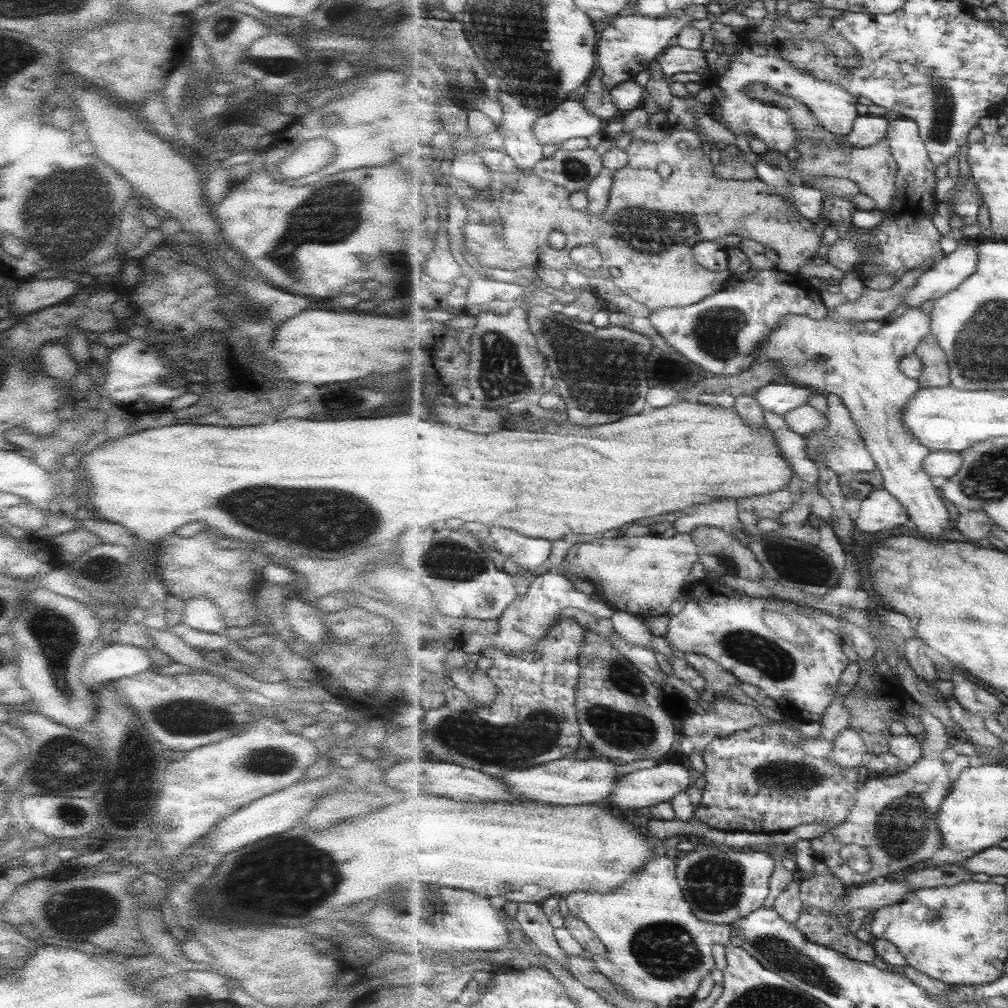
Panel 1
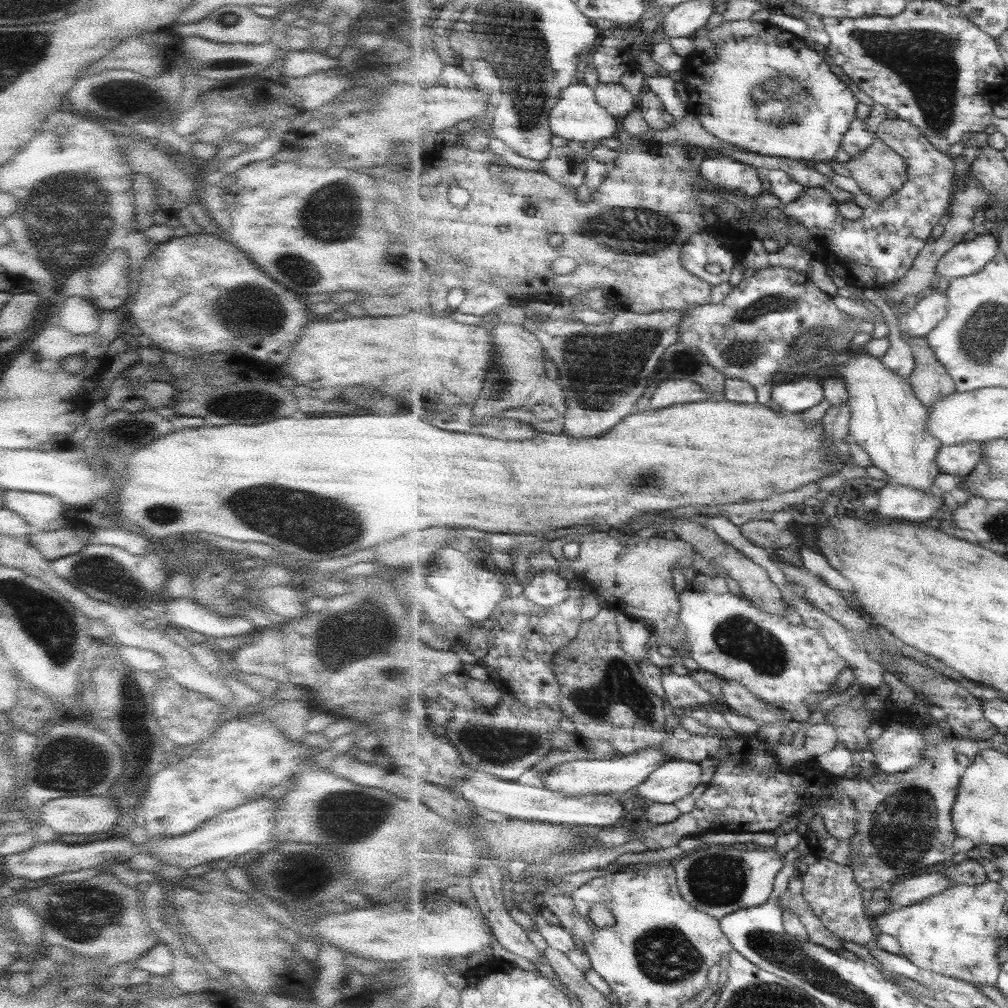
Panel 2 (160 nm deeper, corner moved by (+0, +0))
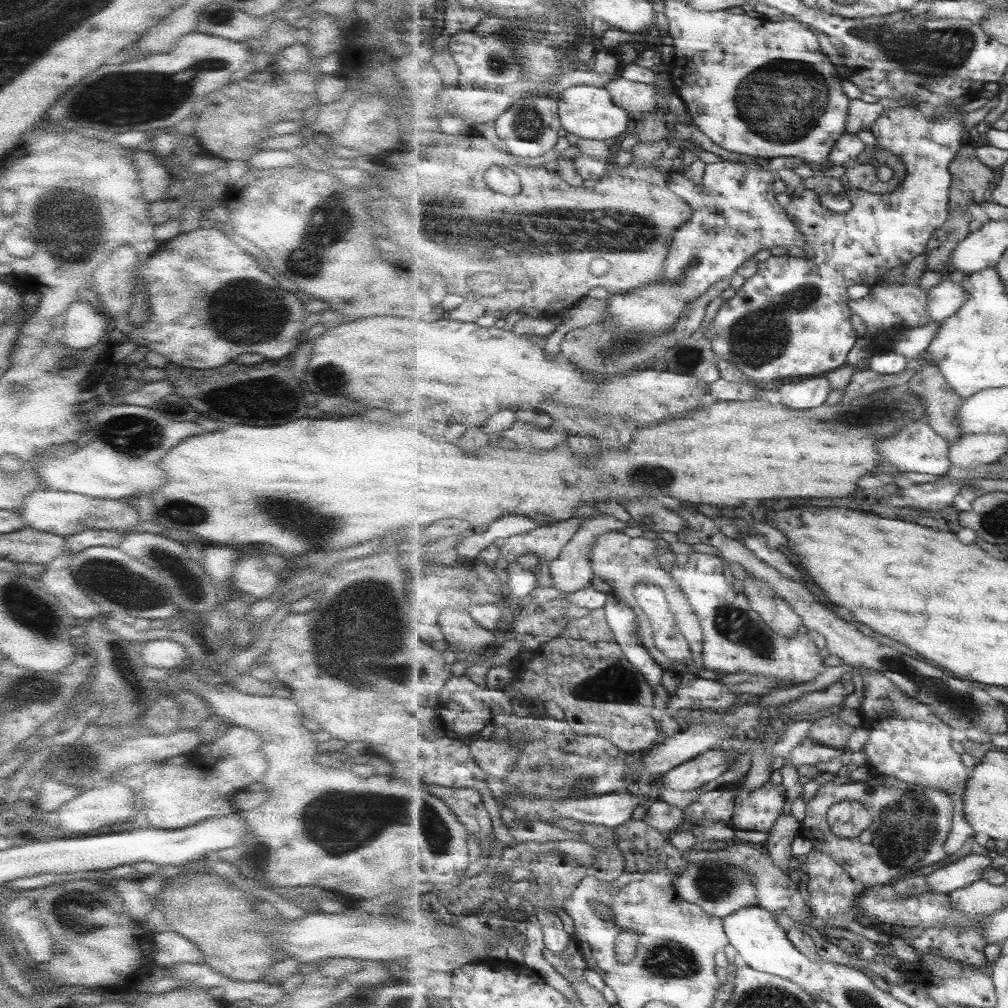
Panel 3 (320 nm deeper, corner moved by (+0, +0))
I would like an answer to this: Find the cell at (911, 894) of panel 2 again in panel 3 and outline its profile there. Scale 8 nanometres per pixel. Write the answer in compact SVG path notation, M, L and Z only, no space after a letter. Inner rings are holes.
M970 854L957 862L946 864L926 877L929 893L947 894L971 885L985 875L984 870L991 869L991 858L981 854Z

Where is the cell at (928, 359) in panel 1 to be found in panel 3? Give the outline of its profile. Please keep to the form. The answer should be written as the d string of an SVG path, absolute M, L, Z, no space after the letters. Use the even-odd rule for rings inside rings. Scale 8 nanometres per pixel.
M925 365L921 372L906 385L915 396L921 394L921 400L927 408L928 425L933 427L950 443L959 442L966 432L957 421L963 398L945 381L937 365Z

